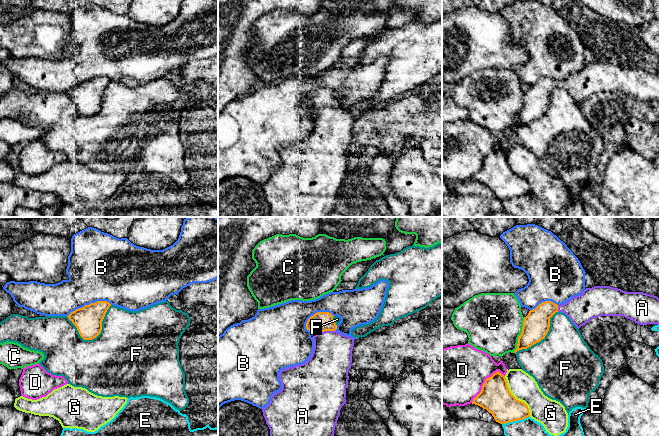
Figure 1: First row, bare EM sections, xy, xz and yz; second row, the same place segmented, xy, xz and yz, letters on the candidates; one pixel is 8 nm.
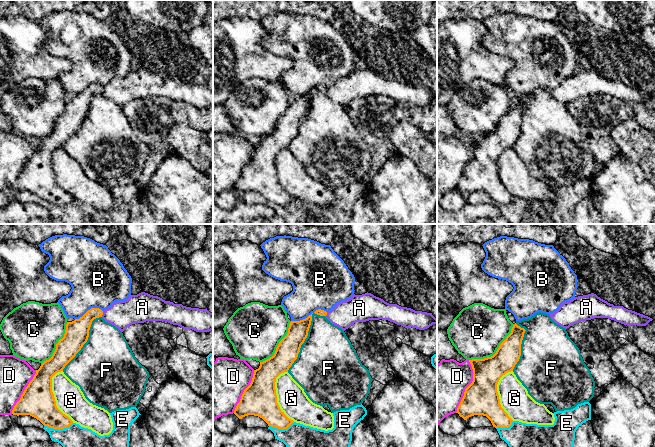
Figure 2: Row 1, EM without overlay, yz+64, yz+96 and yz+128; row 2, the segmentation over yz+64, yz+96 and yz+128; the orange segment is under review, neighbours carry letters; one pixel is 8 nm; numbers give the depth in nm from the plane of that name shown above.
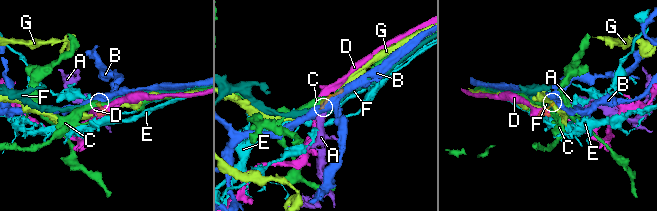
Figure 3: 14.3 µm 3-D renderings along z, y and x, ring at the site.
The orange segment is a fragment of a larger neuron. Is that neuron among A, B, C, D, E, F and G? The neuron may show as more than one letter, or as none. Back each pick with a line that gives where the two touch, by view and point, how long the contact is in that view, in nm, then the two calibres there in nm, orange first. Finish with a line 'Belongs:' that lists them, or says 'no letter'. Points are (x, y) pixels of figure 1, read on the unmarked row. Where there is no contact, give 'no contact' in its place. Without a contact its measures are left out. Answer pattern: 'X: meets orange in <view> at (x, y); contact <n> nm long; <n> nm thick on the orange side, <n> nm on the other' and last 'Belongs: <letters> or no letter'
A: meets orange in xz at (326, 106); contact 140 nm long; 160 nm thick on the orange side, 320 nm on the other
Belongs: A

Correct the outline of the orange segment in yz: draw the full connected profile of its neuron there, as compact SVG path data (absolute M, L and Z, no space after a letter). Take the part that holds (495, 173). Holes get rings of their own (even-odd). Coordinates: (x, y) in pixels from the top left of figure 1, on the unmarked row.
M499 147L485 156L481 168L473 175L472 180L486 185L500 200L530 192L528 182L511 170L505 152Z

